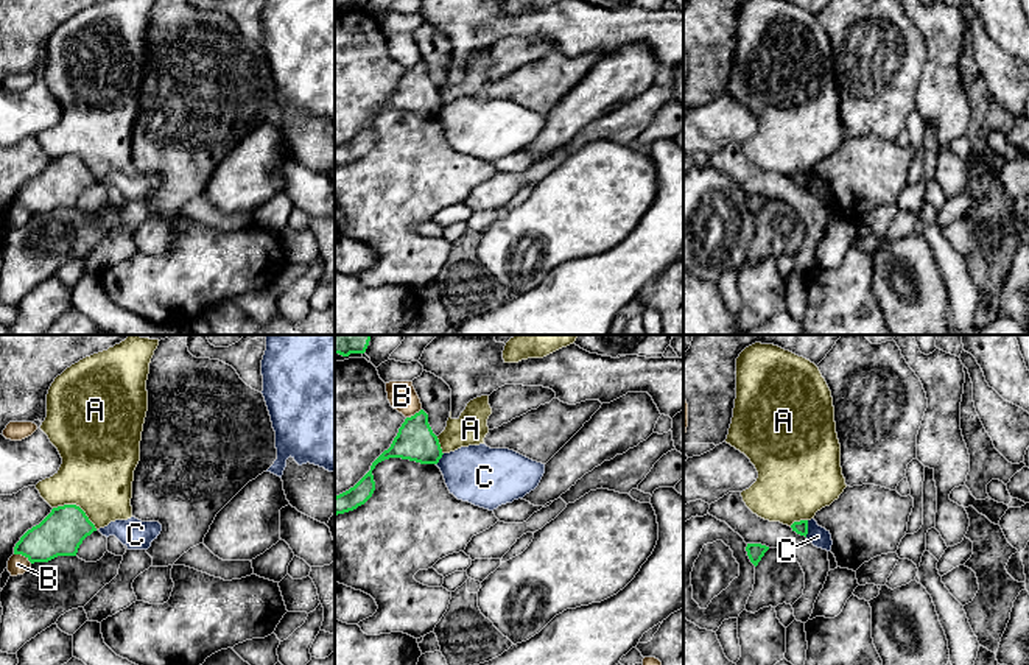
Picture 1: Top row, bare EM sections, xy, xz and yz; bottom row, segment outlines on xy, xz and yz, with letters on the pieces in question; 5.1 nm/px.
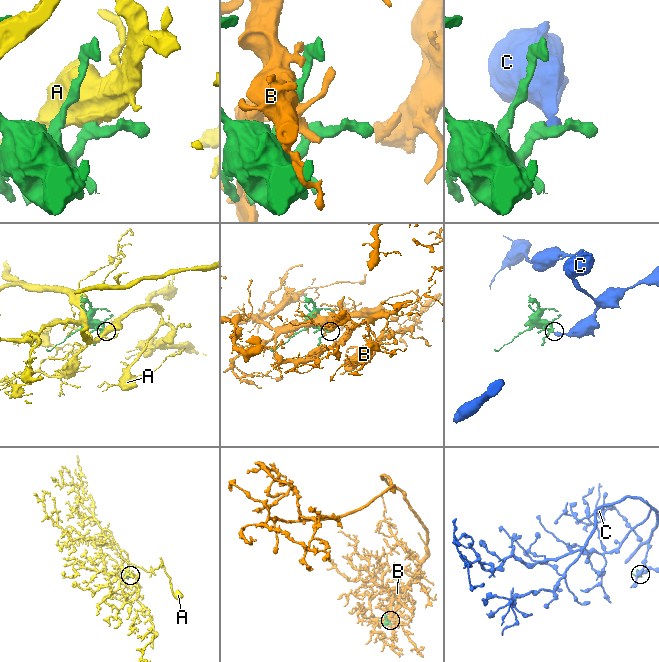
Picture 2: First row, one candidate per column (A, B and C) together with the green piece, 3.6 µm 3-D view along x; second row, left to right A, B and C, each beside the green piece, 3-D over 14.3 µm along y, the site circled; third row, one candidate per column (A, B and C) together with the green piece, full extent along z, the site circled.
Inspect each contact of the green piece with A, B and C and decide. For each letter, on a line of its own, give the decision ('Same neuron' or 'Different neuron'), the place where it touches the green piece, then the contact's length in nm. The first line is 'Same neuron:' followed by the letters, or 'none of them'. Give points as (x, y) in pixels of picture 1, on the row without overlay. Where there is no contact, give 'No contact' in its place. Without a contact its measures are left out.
Same neuron: none of them
A: Different neuron. Touches green at xy (75, 156). Shared border 260 nm
B: Different neuron. Touches green at xy (24, 206). Shared border 110 nm
C: Different neuron. Touches green at yz (807, 179). Shared border 90 nm

